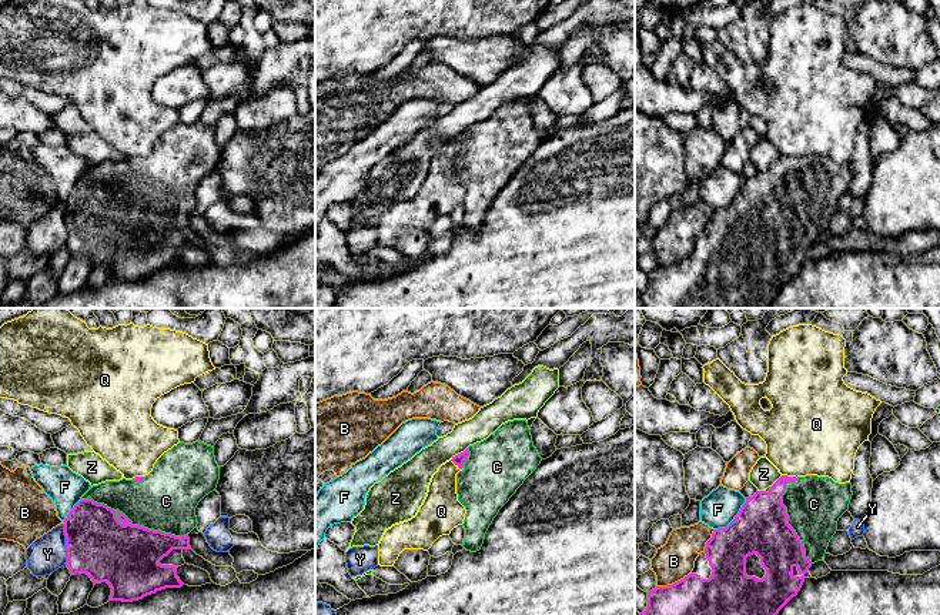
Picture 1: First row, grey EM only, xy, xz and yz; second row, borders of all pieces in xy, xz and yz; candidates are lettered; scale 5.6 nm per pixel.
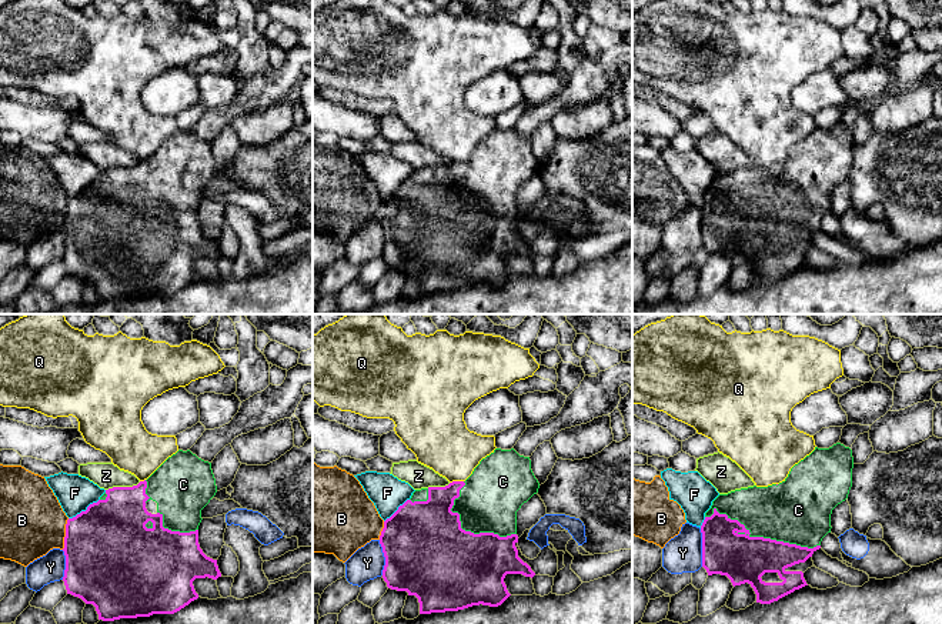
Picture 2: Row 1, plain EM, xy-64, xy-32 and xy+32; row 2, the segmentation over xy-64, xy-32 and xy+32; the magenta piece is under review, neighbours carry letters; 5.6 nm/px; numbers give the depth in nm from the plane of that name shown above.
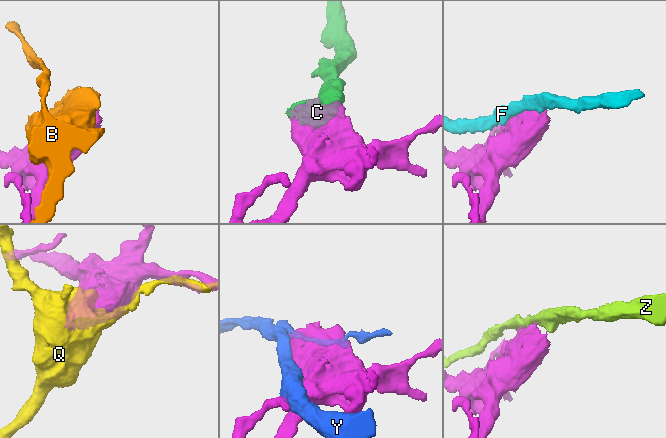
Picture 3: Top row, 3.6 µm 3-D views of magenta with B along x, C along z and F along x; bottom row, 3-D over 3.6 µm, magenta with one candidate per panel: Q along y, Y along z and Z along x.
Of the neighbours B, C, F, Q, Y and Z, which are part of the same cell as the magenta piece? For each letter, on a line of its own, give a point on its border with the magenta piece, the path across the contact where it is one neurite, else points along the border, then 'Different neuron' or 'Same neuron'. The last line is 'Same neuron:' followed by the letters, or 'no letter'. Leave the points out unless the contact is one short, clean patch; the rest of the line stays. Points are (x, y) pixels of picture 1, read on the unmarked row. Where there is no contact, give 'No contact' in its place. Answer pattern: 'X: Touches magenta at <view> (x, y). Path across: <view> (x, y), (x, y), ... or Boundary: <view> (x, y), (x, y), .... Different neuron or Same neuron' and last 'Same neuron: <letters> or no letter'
B: Touches magenta at yz (675, 263). Different neuron
C: Touches magenta at xy (134, 206). Same neuron
F: Touches magenta at yz (735, 199). Different neuron
Q: Touches magenta at yz (789, 157). Boundary: yz (782, 154), (796, 159). Different neuron
Y: Touches magenta at xy (66, 224). Different neuron
Z: Touches magenta at xz (458, 134). Different neuron
Same neuron: C

